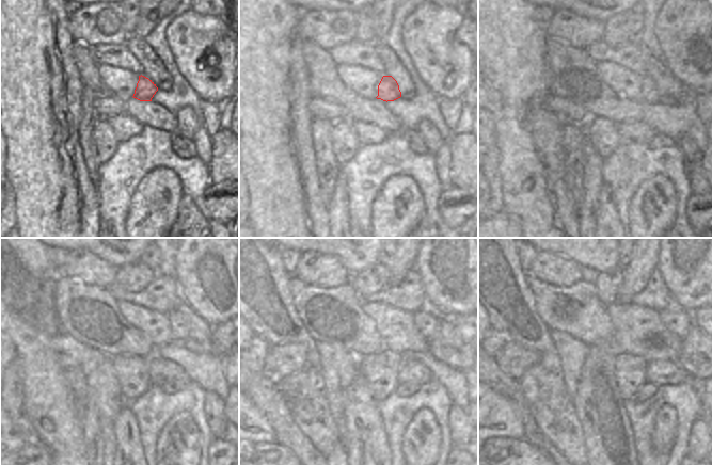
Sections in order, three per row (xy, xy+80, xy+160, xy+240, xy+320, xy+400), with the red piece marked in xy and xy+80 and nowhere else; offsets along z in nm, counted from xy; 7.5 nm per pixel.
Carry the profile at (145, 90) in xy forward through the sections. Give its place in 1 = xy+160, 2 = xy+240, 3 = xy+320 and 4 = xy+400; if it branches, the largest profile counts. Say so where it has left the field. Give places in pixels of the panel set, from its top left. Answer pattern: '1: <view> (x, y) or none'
1: xy+160 (647, 84)
2: xy+240 (179, 327)
3: xy+320 (428, 324)
4: xy+400 (677, 321)

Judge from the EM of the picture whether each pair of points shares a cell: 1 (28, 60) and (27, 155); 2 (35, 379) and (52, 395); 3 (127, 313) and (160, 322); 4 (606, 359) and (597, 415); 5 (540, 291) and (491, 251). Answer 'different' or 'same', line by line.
1: same
2: same
3: same
4: same
5: different

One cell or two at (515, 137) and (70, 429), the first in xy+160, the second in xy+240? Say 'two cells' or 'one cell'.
one cell

